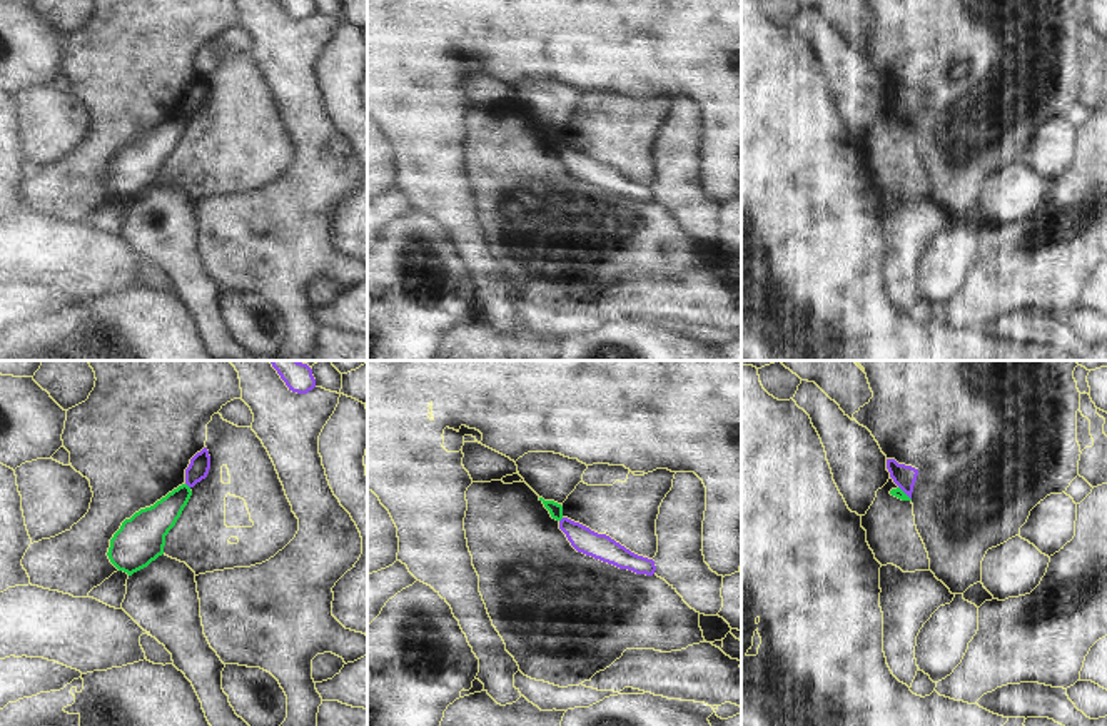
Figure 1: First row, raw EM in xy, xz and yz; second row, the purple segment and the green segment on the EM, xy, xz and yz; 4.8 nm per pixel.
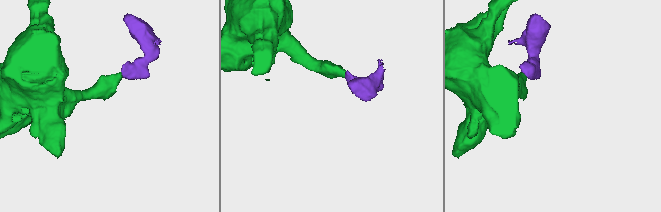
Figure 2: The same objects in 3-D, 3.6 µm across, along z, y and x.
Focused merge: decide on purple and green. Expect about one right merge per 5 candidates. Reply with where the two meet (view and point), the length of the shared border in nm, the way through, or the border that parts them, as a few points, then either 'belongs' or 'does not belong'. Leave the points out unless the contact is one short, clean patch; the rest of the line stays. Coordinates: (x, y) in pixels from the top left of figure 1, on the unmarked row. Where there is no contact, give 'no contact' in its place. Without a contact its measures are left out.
meets purple in xy at (187, 110); contact 40 nm long; border along xy (186, 109), (189, 114); does not belong

